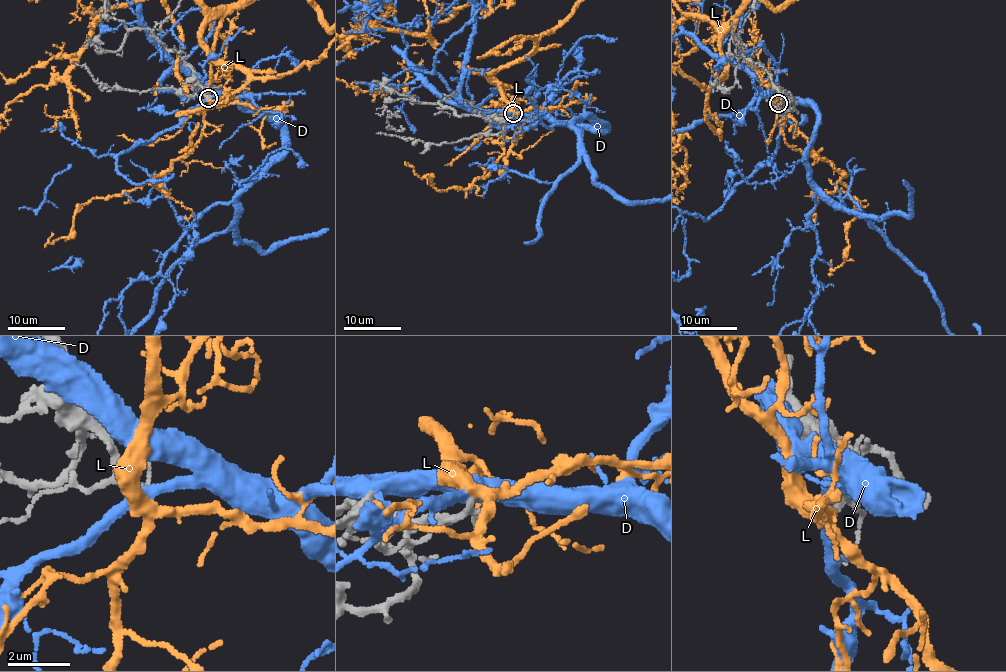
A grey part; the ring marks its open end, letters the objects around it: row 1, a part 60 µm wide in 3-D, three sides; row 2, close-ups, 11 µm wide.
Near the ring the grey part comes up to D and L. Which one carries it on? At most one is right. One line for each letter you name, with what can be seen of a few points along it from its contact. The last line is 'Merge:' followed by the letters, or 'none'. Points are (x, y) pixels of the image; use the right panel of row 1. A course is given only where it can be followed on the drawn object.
Merge: L

